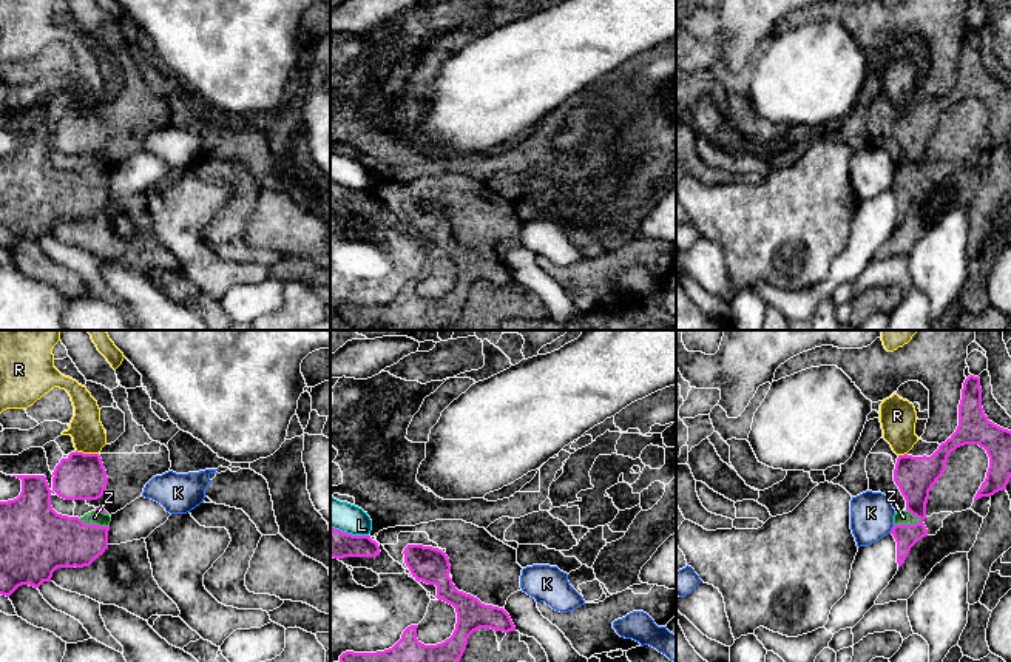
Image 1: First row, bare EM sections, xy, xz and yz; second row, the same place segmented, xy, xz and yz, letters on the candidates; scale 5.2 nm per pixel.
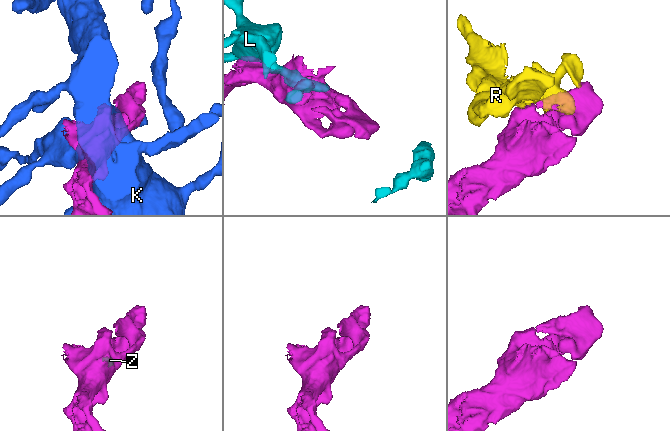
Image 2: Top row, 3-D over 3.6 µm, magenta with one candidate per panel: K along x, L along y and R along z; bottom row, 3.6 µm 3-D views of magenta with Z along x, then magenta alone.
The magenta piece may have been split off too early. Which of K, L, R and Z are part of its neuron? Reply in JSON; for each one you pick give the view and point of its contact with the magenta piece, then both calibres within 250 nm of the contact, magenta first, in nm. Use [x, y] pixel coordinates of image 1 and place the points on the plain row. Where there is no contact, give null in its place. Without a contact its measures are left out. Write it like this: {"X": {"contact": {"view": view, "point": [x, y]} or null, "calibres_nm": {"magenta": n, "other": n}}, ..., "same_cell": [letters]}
{"Z": {"contact": {"view": "yz", "point": [908, 179]}, "calibres_nm": {"magenta": 190, "other": 80}}, "same_cell": ["Z"]}

